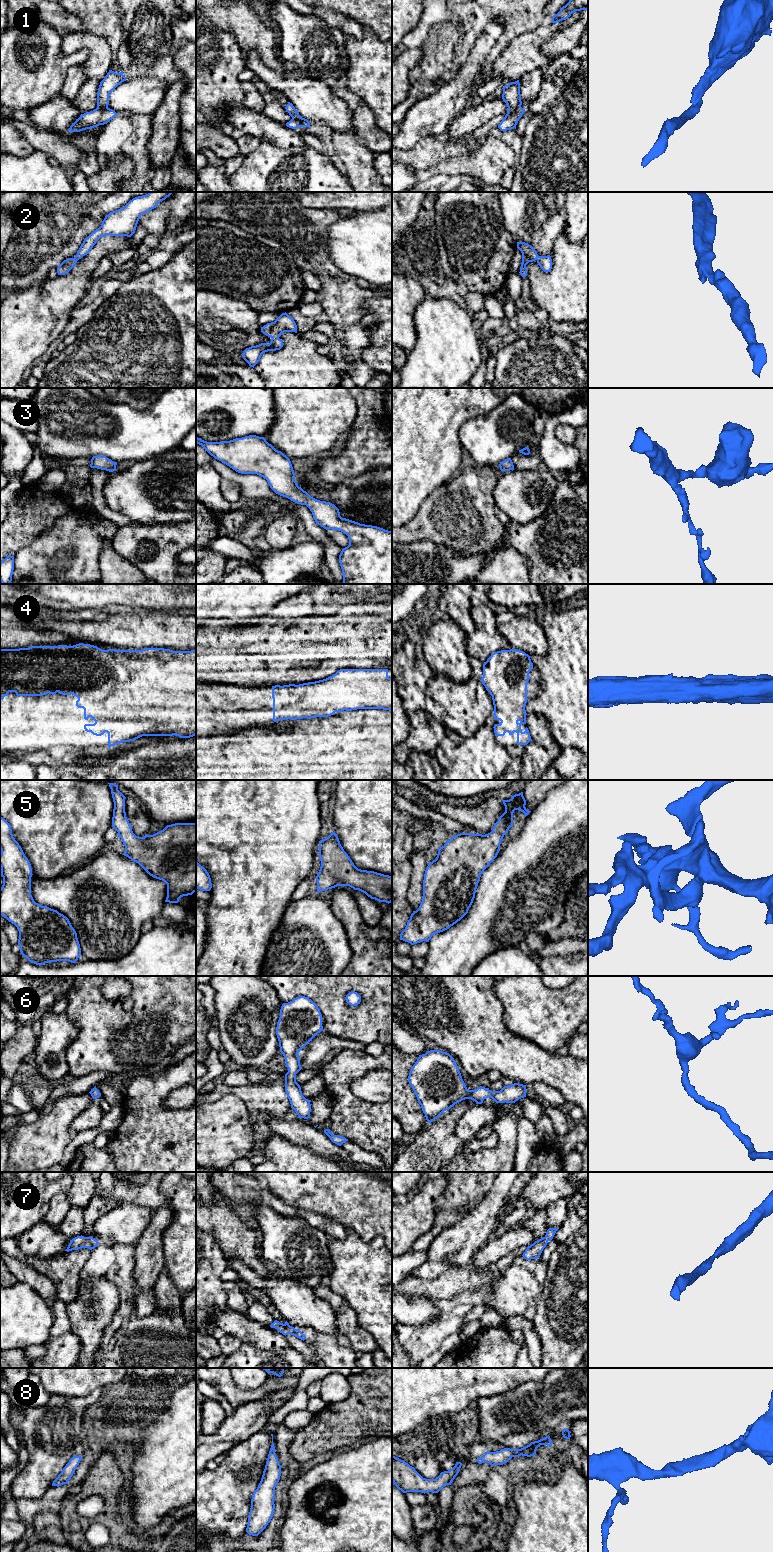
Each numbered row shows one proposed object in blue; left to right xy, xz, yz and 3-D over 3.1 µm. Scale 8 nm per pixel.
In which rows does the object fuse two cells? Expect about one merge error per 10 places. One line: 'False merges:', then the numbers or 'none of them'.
False merges: 1

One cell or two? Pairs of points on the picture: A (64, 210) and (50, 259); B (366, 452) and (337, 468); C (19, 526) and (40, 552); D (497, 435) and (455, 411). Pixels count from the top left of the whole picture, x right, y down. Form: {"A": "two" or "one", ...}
{"A": "one", "B": "one", "C": "two", "D": "two"}

